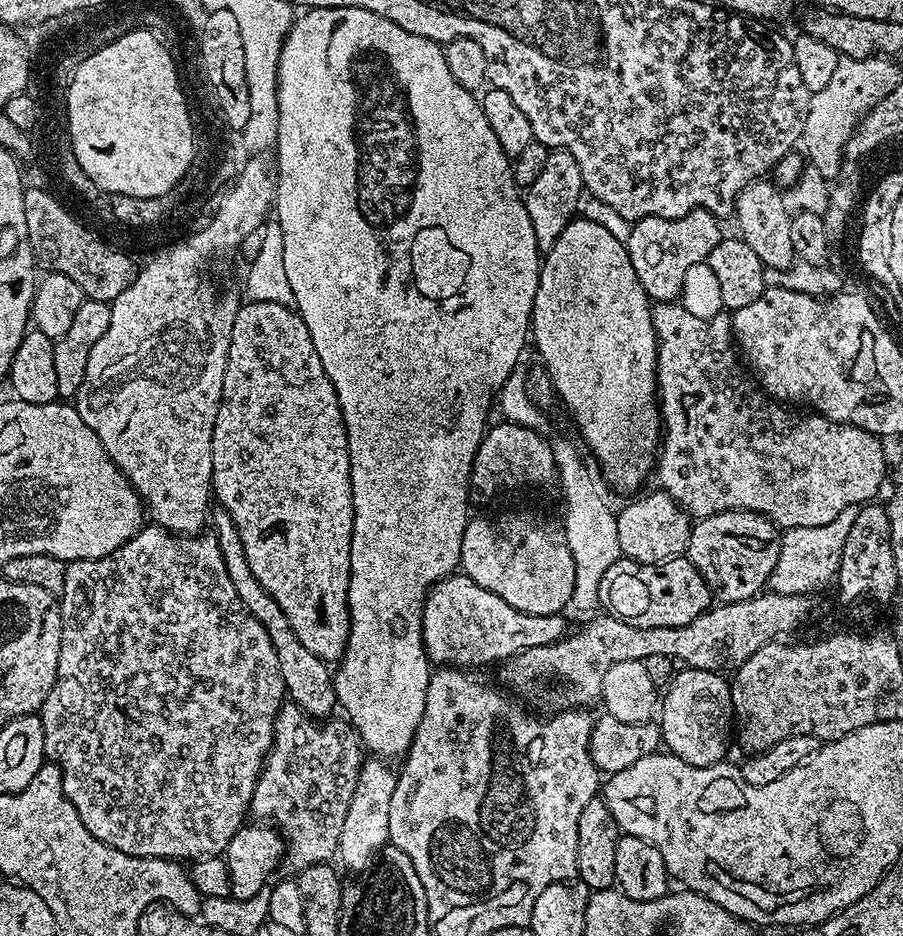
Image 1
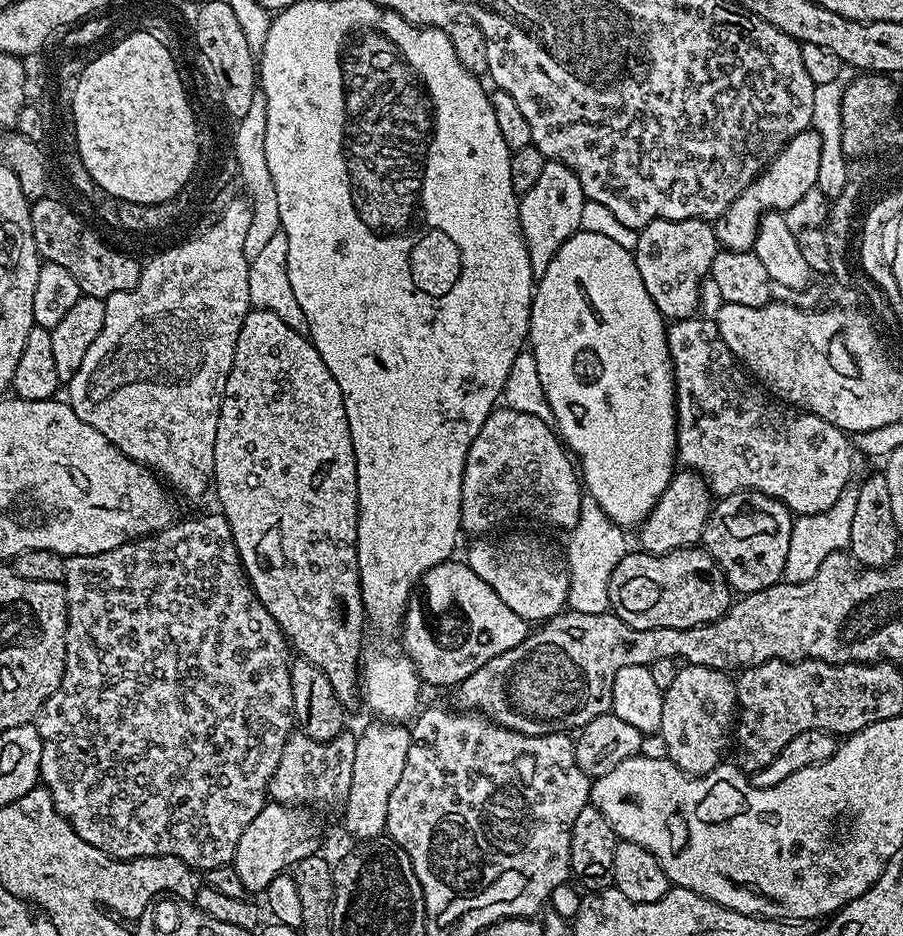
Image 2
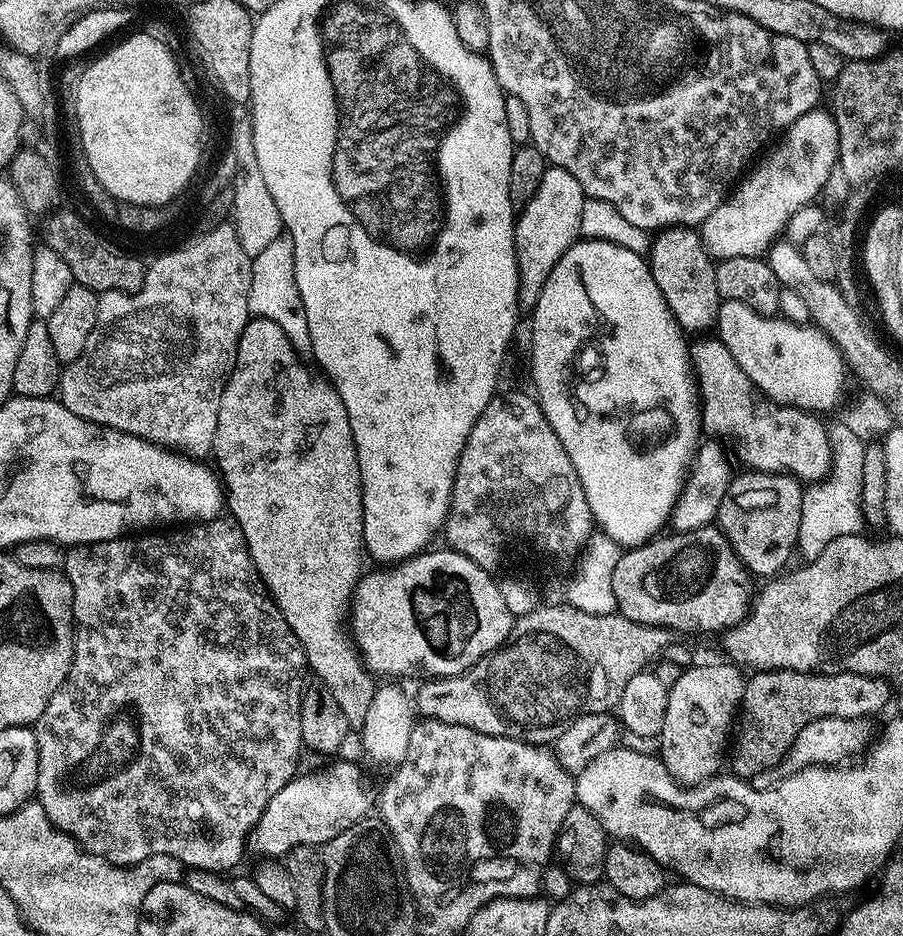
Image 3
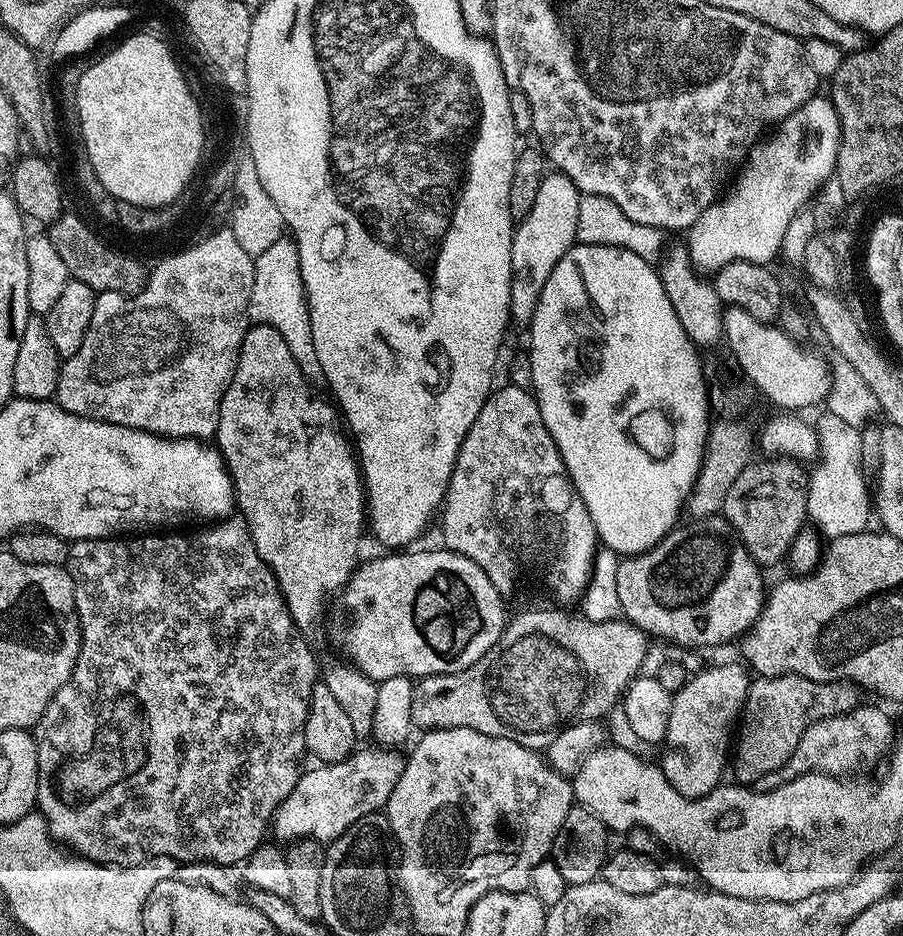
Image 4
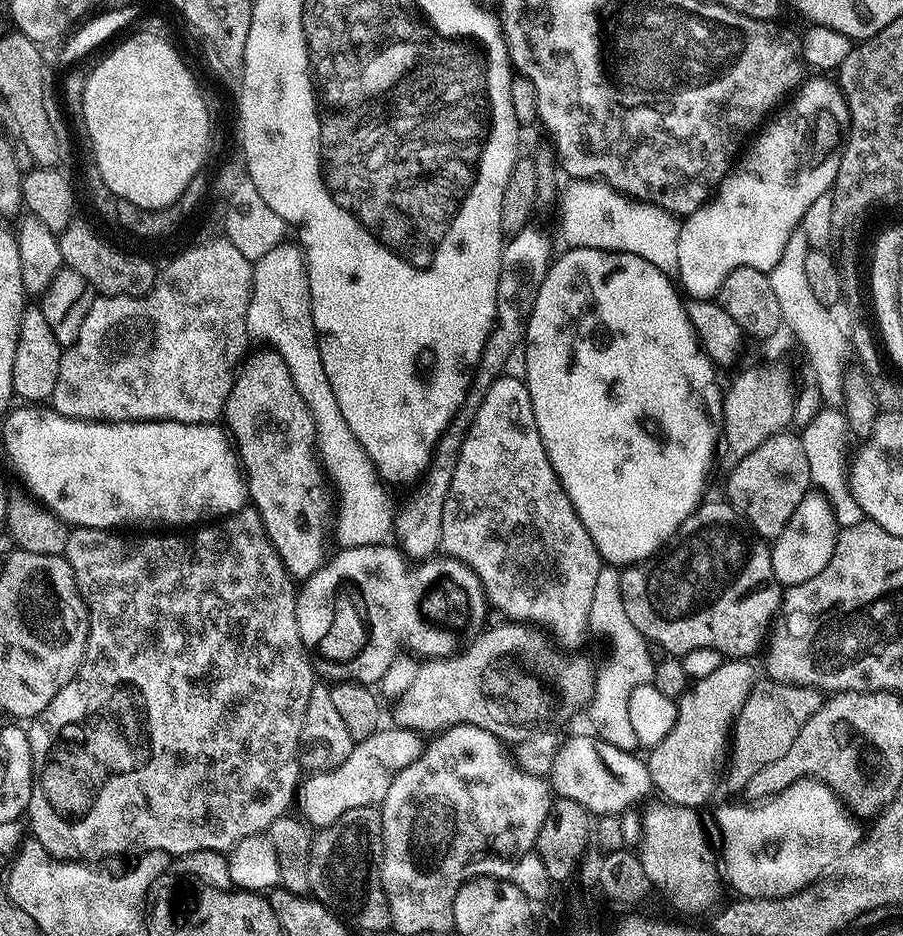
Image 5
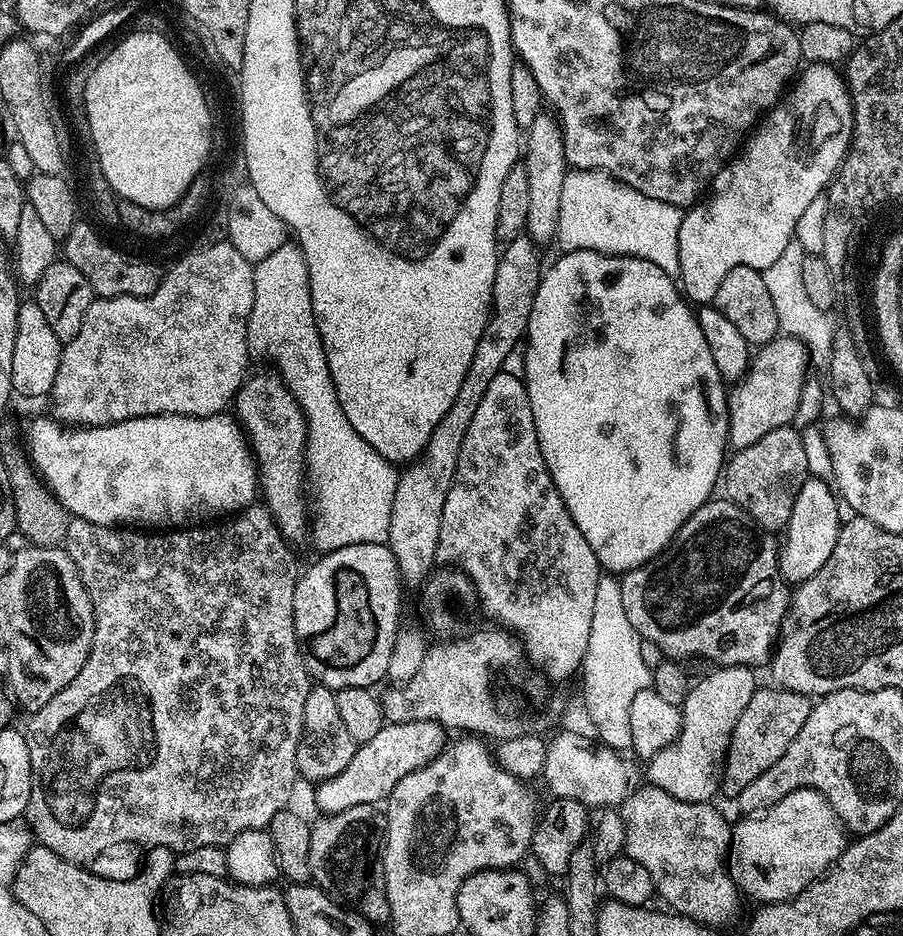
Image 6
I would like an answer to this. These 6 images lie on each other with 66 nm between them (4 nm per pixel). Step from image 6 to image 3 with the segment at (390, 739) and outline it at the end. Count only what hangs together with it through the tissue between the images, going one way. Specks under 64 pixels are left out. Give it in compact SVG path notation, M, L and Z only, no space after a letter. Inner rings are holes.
M336 764L325 772L314 776L297 775L289 784L282 786L274 798L266 806L262 818L256 823L250 833L250 848L262 858L284 858L290 850L303 844L323 846L329 844L338 834L342 834L352 824L358 824L365 819L368 808L368 794L364 790L364 782L360 772L352 764Z

